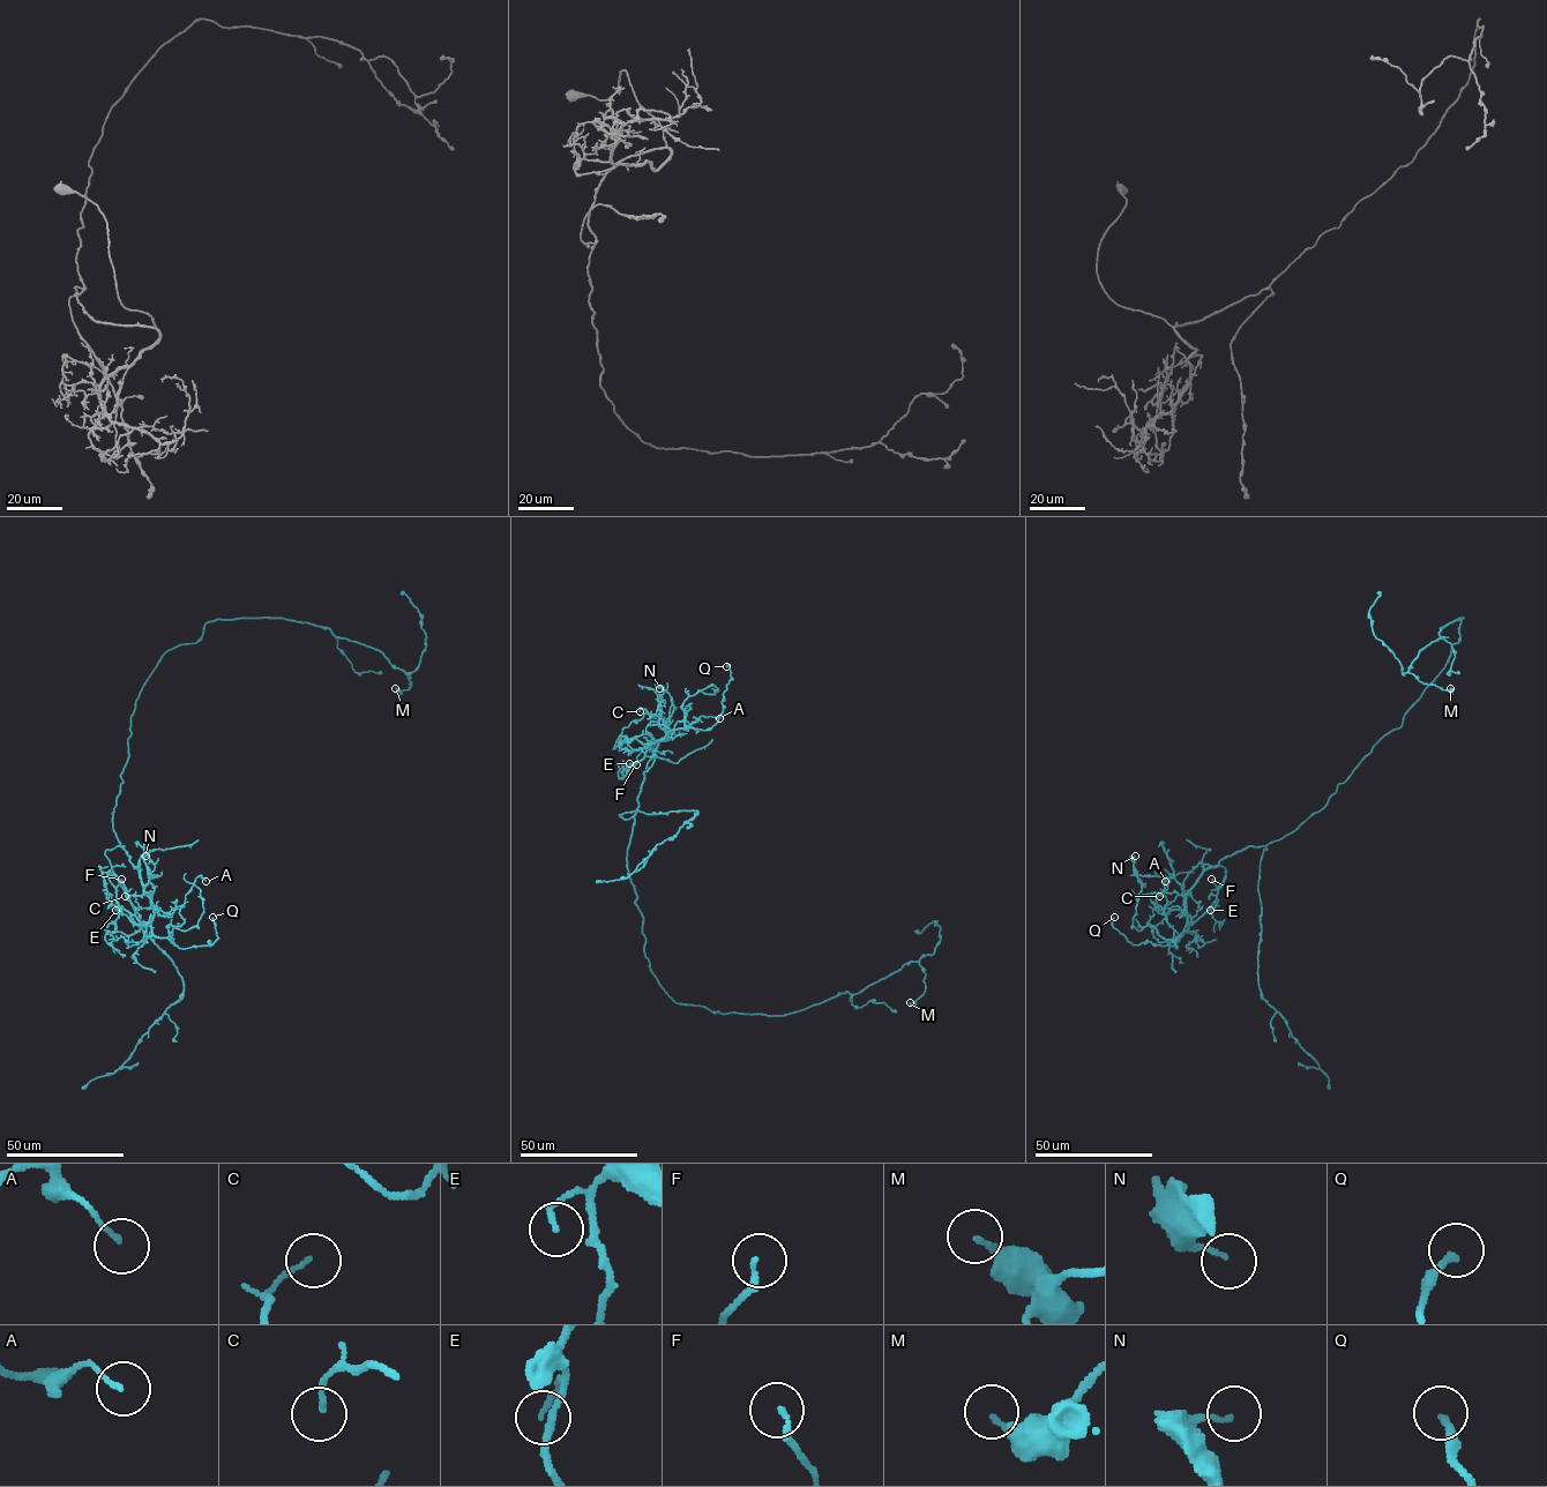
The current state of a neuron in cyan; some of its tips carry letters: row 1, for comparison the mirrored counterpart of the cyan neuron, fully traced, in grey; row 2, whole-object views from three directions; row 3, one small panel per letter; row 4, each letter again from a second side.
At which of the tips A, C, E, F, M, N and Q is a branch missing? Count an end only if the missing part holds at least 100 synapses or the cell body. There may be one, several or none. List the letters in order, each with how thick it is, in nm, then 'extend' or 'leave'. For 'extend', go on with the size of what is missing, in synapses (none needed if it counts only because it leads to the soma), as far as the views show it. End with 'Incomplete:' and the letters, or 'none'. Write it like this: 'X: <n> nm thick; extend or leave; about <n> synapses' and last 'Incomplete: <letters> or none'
A: 120 nm thick; leave
C: 120 nm thick; leave
E: 120 nm thick; leave
F: 140 nm thick; leave
M: 150 nm thick; leave
N: 100 nm thick; leave
Q: 220 nm thick; leave
Incomplete: none

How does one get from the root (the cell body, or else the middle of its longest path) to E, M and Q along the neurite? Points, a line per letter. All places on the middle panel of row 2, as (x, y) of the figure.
E: (645, 940), (626, 851), (644, 772), (652, 764), (657, 744), (667, 739), (652, 742), (642, 759), (629, 763)
M: (645, 940), (650, 970), (679, 1003), (785, 1015), (858, 994), (919, 962), (925, 991), (910, 1002)
Q: (645, 940), (626, 858), (644, 772), (670, 731), (709, 730), (716, 723), (732, 678), (726, 666)

